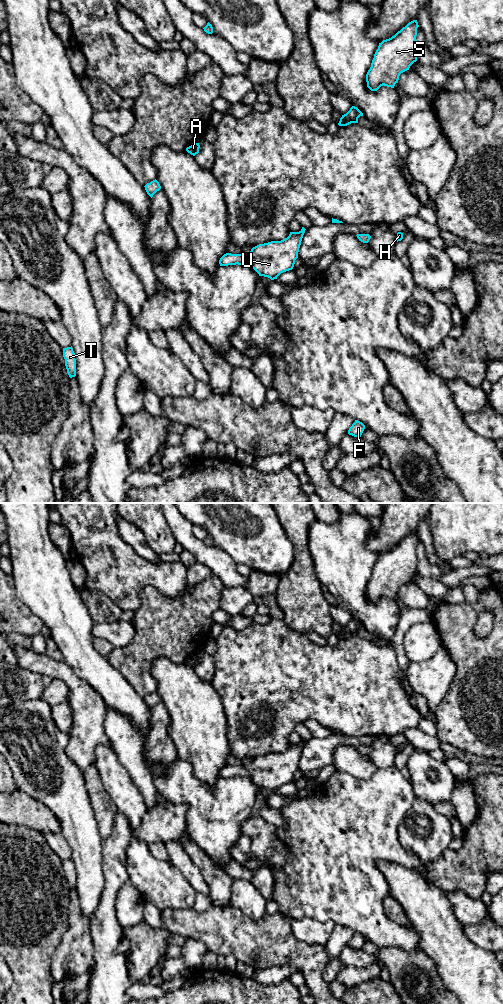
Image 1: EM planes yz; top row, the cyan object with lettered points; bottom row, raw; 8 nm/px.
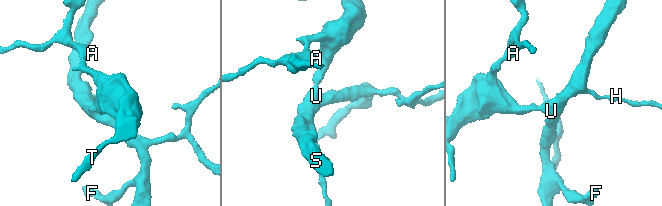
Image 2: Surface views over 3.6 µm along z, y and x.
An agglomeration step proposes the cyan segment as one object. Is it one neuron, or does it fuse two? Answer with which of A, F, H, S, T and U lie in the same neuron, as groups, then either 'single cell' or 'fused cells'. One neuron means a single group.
A F H S T U; single cell

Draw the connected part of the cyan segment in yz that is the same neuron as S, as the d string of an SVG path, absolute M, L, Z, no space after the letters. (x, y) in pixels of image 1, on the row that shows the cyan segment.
M417 20L409 22L389 39L379 43L366 74L367 87L377 91L381 86L394 88L401 73L417 61Z

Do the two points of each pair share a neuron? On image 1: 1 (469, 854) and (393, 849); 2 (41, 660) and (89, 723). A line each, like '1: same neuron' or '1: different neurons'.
1: different neurons
2: same neuron

